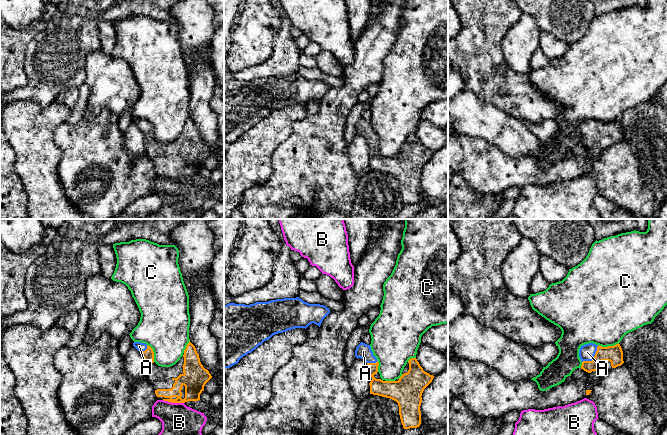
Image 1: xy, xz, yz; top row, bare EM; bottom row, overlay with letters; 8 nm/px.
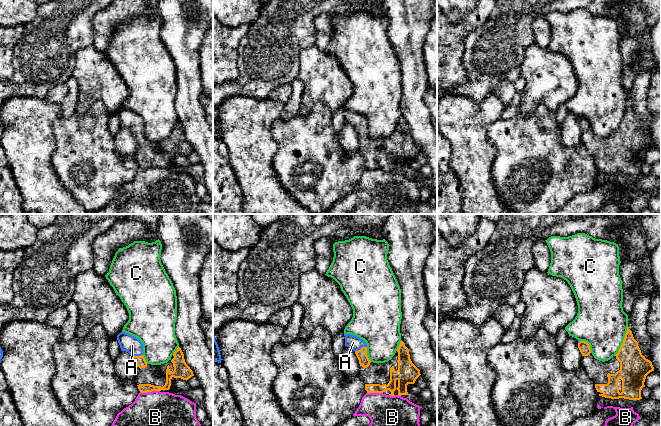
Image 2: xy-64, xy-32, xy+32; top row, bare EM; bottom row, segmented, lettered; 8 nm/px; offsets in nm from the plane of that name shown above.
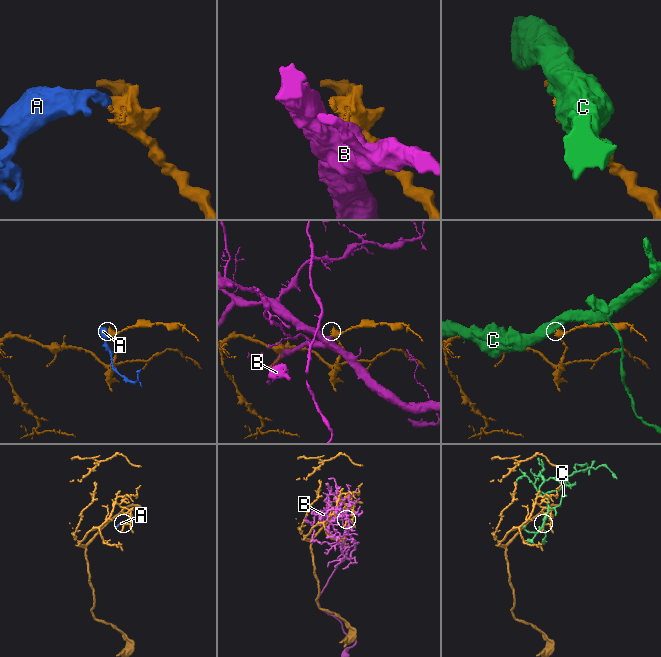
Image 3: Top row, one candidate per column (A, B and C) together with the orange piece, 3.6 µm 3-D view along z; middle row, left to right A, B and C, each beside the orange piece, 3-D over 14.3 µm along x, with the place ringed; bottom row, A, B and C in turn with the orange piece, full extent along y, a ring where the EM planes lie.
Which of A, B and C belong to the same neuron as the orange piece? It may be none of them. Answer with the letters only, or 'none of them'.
A

